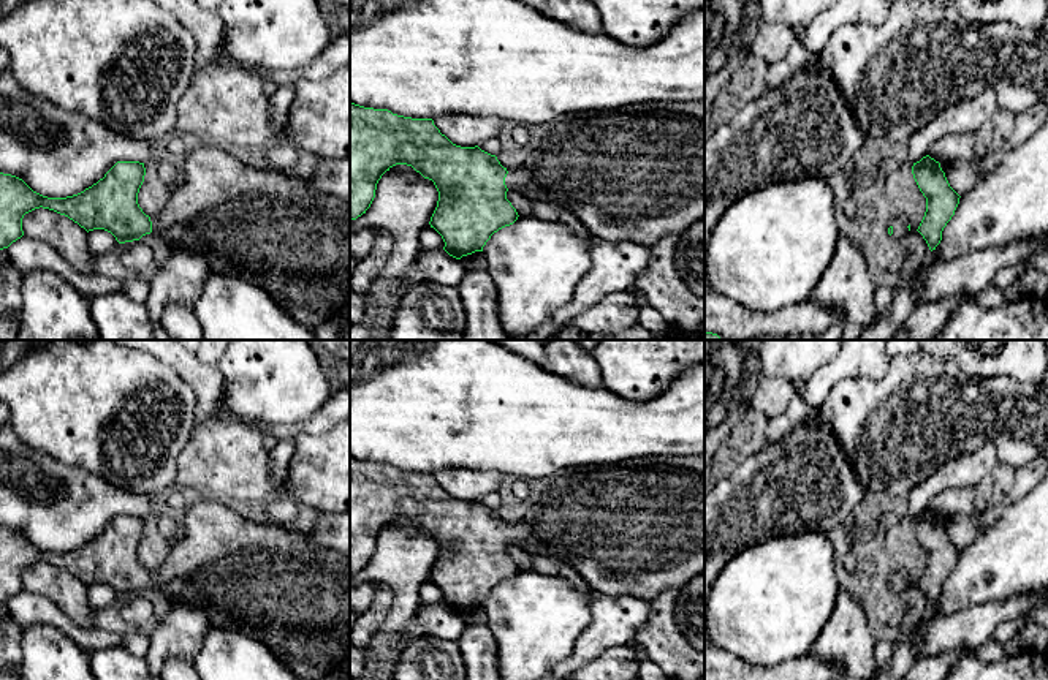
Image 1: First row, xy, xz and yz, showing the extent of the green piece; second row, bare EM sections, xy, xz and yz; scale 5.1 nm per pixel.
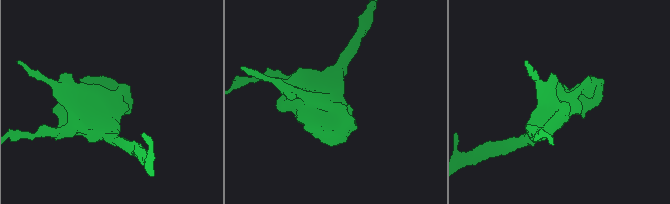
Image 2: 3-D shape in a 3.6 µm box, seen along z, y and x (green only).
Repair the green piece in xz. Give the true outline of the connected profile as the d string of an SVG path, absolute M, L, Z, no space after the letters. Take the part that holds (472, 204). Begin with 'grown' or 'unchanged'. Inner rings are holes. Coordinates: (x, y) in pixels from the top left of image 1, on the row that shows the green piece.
grown | M350 103L350 220L366 213L378 180L396 164L412 166L434 182L439 201L429 225L456 259L483 251L494 232L518 220L508 191L560 206L603 242L652 247L704 218L704 119L679 111L616 112L560 122L516 169L508 171L478 145L453 144L432 119Z

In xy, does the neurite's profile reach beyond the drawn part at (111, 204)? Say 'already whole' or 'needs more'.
needs more

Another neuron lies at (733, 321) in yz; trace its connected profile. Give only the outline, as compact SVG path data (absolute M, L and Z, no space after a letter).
M717 293L704 297L704 332L722 340L750 340L755 335L820 334L842 324L839 310L818 307L812 300L773 313L754 312Z

